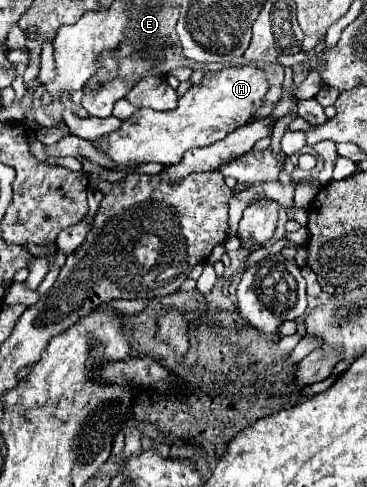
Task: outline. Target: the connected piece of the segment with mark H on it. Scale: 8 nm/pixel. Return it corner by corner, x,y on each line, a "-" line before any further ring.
230,66
220,72
204,74
198,86
192,86
180,100
178,108
170,112
154,112
150,108
136,110
122,126
110,134
94,140
94,148
106,154
112,162
112,170
128,170
134,164
158,162
164,166
178,164
186,150
210,146
226,138
232,130
240,126
242,112
250,110
250,116
262,106
262,98
268,92
268,80
264,70
254,66

